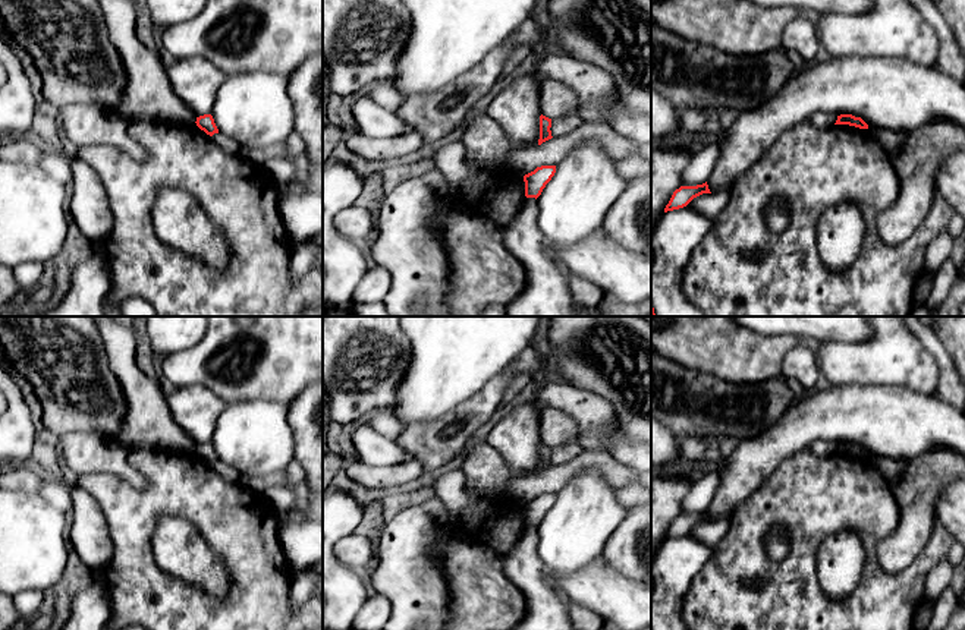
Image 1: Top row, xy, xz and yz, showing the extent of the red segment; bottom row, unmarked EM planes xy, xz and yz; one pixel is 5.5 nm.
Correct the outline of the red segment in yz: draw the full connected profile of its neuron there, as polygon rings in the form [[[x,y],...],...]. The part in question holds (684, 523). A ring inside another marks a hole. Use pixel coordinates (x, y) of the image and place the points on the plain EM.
[[[707,510],[697,514],[680,514],[676,517],[669,529],[669,532],[664,536],[664,541],[679,538],[686,535],[694,526],[702,523],[702,522],[711,522],[708,517]]]

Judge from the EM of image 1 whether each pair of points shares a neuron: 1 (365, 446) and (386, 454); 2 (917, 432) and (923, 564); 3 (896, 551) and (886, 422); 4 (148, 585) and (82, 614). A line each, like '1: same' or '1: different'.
1: same
2: different
3: different
4: different

